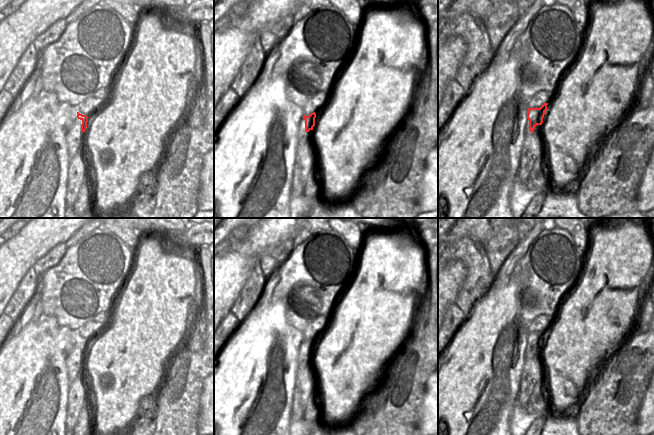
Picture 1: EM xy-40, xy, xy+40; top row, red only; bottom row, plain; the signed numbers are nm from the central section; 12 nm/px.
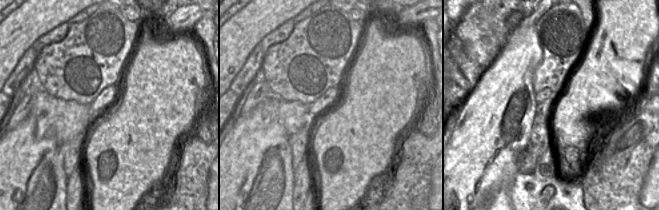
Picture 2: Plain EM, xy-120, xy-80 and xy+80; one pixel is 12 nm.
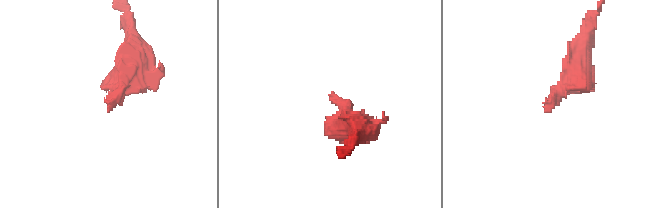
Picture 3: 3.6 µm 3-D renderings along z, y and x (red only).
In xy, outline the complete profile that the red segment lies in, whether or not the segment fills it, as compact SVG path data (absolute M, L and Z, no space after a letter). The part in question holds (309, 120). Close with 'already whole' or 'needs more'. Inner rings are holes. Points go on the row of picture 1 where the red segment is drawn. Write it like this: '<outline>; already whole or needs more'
M313 112L309 116L304 115L303 119L305 120L305 131L309 132L310 130L313 130L313 127L315 126L315 118L316 113Z; already whole

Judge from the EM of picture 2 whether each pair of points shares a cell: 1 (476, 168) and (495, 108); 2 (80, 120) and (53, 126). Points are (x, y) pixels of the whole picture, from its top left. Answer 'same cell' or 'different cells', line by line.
1: same cell
2: same cell

